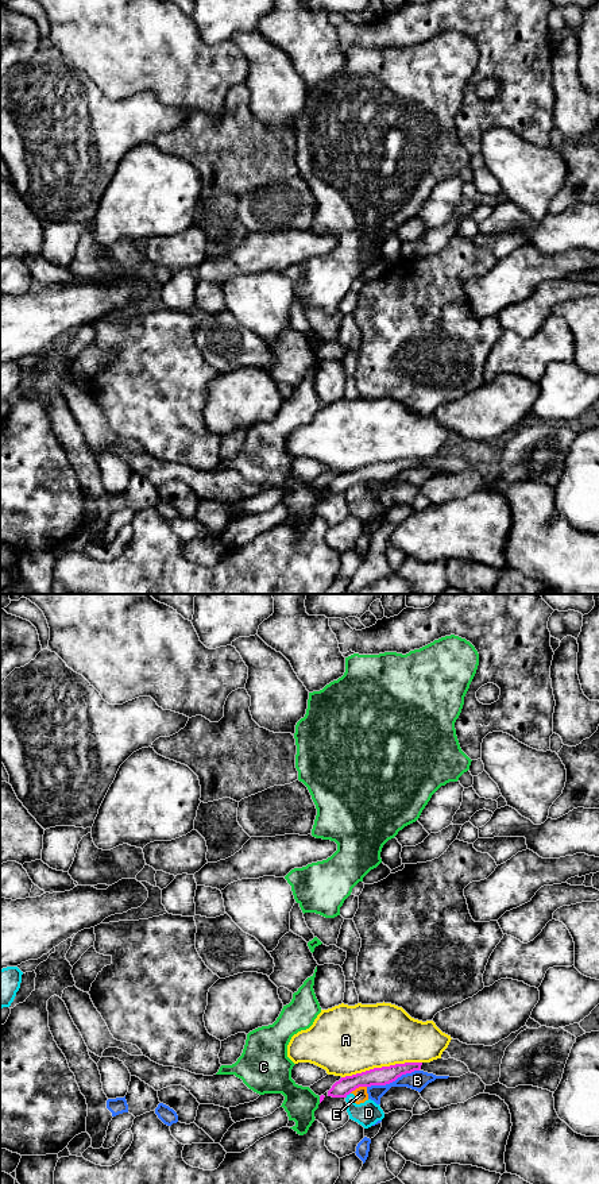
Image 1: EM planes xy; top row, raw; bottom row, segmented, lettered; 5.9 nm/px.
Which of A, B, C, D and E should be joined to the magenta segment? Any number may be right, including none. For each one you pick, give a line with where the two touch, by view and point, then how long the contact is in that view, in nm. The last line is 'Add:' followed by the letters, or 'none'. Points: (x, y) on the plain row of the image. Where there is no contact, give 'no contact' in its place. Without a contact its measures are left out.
Add: none

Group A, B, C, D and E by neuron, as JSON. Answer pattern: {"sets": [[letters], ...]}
{"sets": [["A"], ["B"], ["C"], ["D", "E"]]}

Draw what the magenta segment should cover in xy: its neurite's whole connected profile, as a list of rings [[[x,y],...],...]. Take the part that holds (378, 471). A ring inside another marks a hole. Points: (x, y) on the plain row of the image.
[[[405,458],[390,462],[374,463],[362,468],[341,473],[328,486],[328,491],[347,493],[359,482],[386,481],[406,468],[421,464],[422,458]]]

